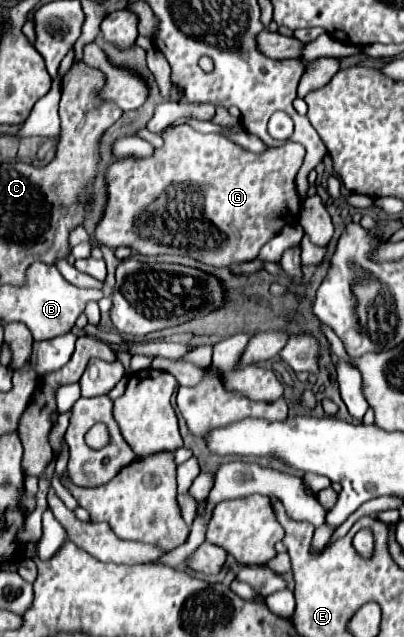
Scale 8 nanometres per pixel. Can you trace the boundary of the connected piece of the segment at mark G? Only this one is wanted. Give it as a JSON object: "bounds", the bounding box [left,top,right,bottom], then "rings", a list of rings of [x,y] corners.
{"bounds":[71,126,306,266],"rings":[[[176,126],[162,134],[164,146],[154,152],[148,160],[120,158],[108,170],[110,200],[106,206],[104,220],[100,222],[93,242],[74,246],[71,254],[76,259],[90,257],[94,244],[98,246],[128,246],[134,252],[156,256],[156,254],[178,254],[190,256],[206,266],[234,266],[250,262],[258,256],[260,248],[272,240],[284,226],[294,218],[298,220],[302,200],[296,190],[296,174],[304,162],[306,150],[302,144],[286,142],[280,148],[254,154],[222,134],[200,134],[190,126]]]}

